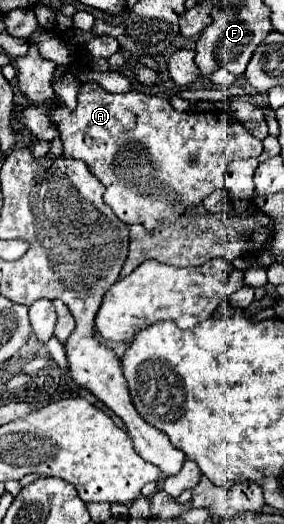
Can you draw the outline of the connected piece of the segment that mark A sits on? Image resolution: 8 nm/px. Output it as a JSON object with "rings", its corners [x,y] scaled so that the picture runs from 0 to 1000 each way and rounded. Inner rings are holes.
{"rings":[[[102,80],[95,107],[60,111],[60,164],[88,191],[123,206],[158,206],[165,221],[208,248],[222,271],[222,298],[285,305],[313,317],[320,332],[349,340],[370,355],[370,389],[419,412],[440,427],[504,427],[518,439],[539,439],[567,420],[616,420],[665,393],[715,385],[750,363],[792,355],[792,324],[820,305],[905,302],[926,290],[926,271],[877,256],[849,233],[813,225],[792,210],[729,210],[729,214],[616,214],[588,187],[525,183],[525,179],[391,179],[363,172],[342,156],[285,156],[271,179],[271,206],[250,210],[229,198],[201,195],[187,172],[187,145],[208,130],[187,115],[151,115],[137,107],[137,88]]]}

